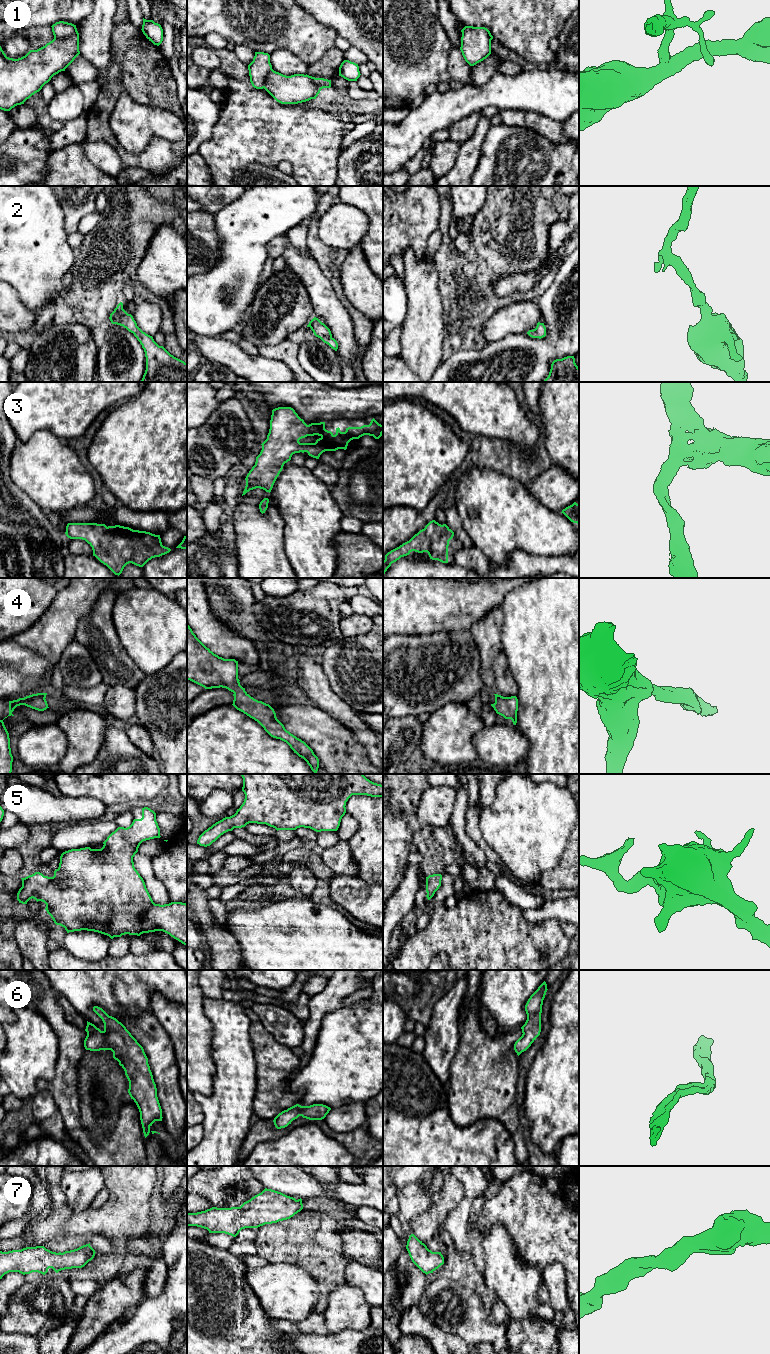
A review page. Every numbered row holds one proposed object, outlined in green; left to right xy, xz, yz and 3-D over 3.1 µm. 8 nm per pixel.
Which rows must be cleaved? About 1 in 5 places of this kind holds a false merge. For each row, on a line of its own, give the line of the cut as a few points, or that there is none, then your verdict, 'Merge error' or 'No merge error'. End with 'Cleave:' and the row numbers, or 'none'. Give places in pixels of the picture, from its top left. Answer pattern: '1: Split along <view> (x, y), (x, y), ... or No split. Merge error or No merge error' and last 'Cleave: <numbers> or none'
1: Split along xy (76, 30), (65, 38), (54, 38). Merge error
2: No split. No merge error
3: No split. No merge error
4: No split. No merge error
5: No split. No merge error
6: No split. No merge error
7: No split. No merge error
Cleave: 1

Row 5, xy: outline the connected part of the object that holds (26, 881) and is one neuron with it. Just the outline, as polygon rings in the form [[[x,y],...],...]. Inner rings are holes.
[[[144,807],[141,819],[134,819],[127,828],[118,827],[103,842],[101,849],[85,847],[63,852],[53,877],[35,872],[21,878],[22,887],[17,893],[17,900],[22,904],[27,904],[32,898],[44,902],[45,910],[54,923],[64,927],[67,933],[87,930],[113,939],[125,934],[140,936],[163,931],[187,946],[187,904],[155,904],[134,867],[133,857],[140,844],[160,837],[156,813]]]

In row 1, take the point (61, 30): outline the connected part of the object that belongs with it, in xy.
[[[64,21],[56,22],[51,27],[54,38],[57,39],[66,39],[77,31],[76,25]]]

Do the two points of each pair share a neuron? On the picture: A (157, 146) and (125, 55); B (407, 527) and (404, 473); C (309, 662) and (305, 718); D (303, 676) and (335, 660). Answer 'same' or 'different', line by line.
A: same
B: different
C: different
D: different

